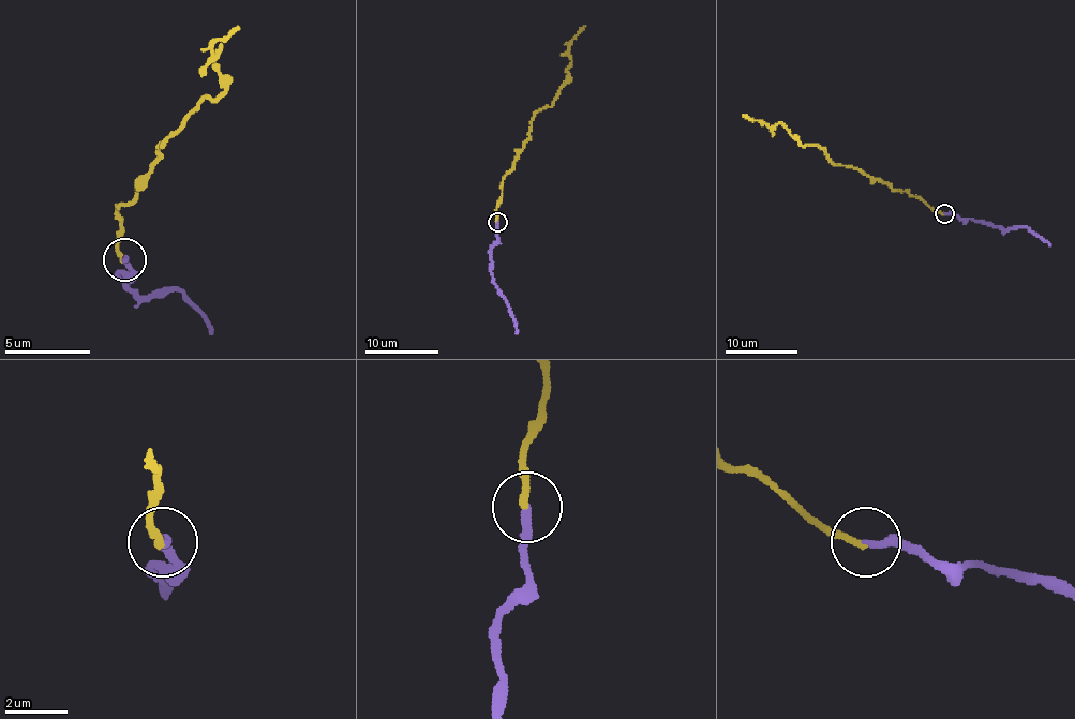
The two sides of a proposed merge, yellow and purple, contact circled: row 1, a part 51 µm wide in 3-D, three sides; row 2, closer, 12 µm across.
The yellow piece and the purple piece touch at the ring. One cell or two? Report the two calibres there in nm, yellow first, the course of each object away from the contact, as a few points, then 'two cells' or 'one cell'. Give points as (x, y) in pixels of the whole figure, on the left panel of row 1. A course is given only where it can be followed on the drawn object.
240 nm thick on the yellow side, 280 nm on the other; yellow runs (125, 258), (116, 207), (134, 194), (158, 147), (219, 91), (222, 48), (214, 57), (211, 48), (240, 27); purple runs (125, 258), (128, 284), (145, 297), (181, 293), (214, 335); two cells

